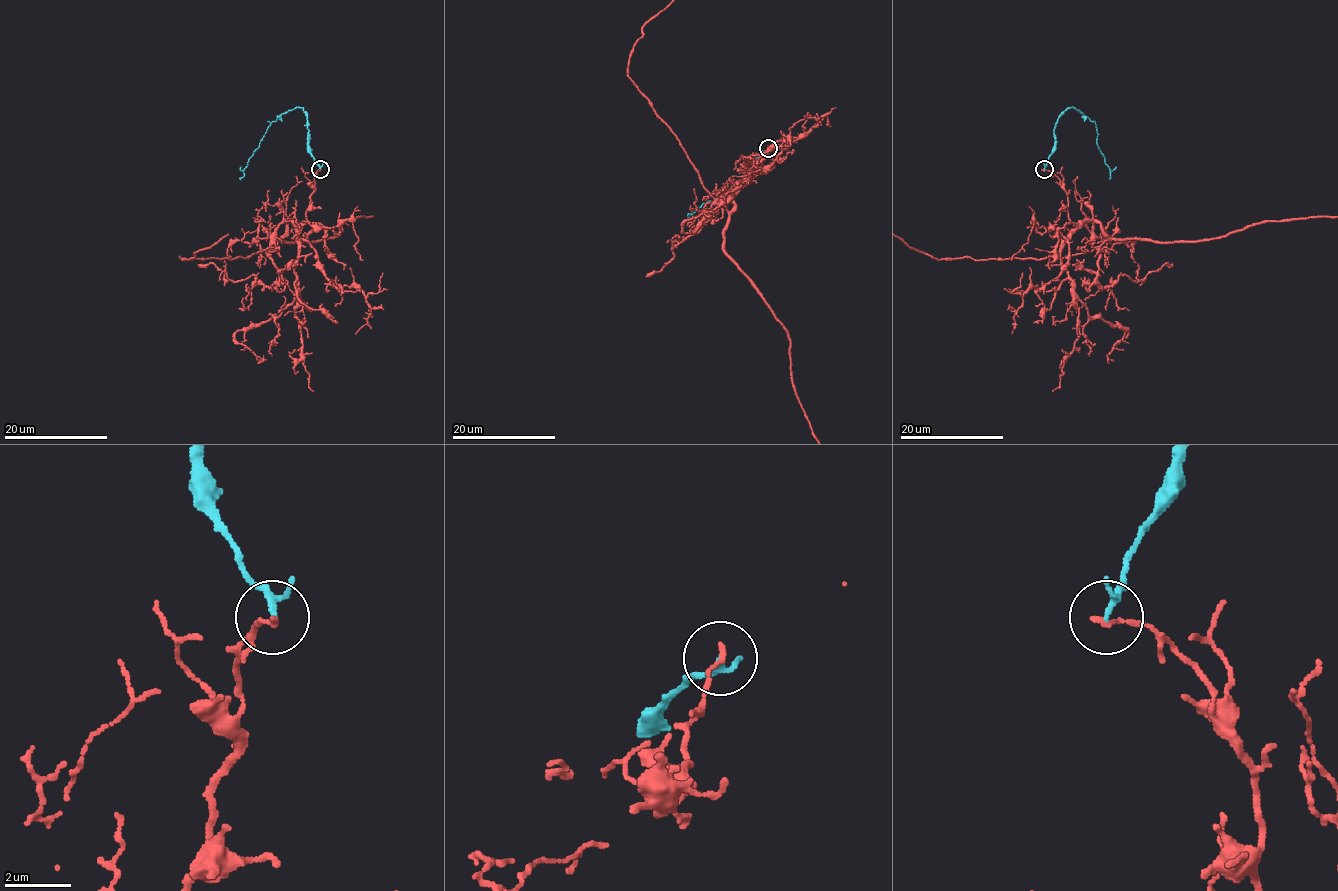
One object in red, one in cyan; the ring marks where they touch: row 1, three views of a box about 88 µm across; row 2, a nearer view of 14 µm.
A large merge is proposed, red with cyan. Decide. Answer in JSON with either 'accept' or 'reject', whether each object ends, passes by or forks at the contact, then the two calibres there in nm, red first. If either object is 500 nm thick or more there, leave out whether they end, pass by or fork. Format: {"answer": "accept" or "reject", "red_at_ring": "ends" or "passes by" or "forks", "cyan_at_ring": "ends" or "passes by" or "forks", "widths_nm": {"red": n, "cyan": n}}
{"answer": "reject", "red_at_ring": "ends", "cyan_at_ring": "passes by", "widths_nm": {"red": 140, "cyan": 140}}

